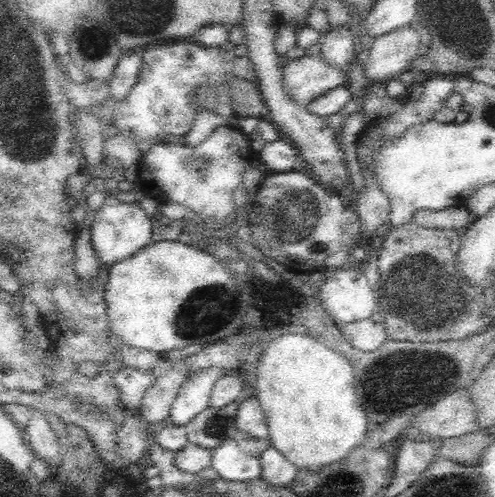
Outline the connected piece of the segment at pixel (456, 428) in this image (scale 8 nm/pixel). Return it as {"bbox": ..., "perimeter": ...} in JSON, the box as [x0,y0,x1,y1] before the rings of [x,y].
{"bbox":[412,390,479,438],"perimeter":[[[456,390],[415,415],[412,425],[429,438],[458,438],[479,430],[476,405],[467,390]]]}

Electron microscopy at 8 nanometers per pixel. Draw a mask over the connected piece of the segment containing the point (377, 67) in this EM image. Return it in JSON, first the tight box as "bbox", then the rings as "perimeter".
{"bbox":[364,25,420,84],"perimeter":[[[410,25],[372,39],[368,44],[370,55],[364,62],[366,84],[384,83],[410,70],[419,44],[420,34]]]}

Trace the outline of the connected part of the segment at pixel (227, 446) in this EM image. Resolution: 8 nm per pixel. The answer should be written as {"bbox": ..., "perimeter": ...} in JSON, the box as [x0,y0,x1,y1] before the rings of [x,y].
{"bbox":[210,438,261,481],"perimeter":[[[233,438],[225,440],[212,451],[210,466],[218,476],[229,481],[253,481],[261,474],[259,457],[248,456]]]}

